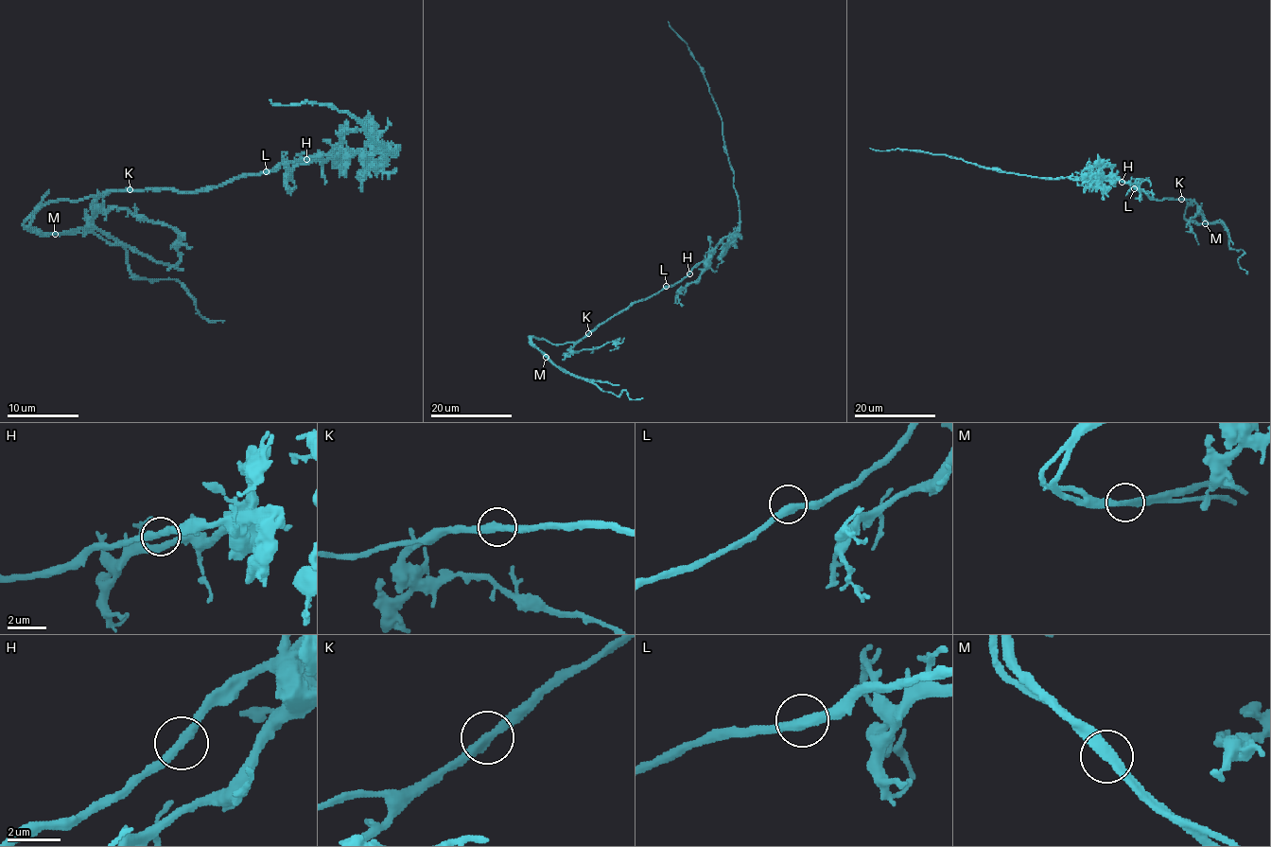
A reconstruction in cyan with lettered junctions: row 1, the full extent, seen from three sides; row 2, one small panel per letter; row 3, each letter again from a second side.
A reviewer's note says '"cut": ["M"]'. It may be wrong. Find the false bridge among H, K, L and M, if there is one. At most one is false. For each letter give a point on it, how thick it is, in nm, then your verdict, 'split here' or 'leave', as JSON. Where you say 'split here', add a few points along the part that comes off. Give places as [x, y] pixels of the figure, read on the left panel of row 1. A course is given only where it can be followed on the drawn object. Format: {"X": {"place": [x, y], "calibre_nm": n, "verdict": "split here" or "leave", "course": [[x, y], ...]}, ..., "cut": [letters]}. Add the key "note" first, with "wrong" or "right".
{"note": "right", "H": {"place": [306, 159], "calibre_nm": 340, "verdict": "leave"}, "K": {"place": [130, 189], "calibre_nm": 360, "verdict": "leave"}, "L": {"place": [266, 171], "calibre_nm": 360, "verdict": "leave"}, "M": {"place": [55, 234], "calibre_nm": 340, "verdict": "split here", "course": [[54, 235], [94, 233], [118, 243], [126, 251], [128, 269], [133, 273], [180, 283], [204, 319], [224, 321]]}, "cut": ["M"]}

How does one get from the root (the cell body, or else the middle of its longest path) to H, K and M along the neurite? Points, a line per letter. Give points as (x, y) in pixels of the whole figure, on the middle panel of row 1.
H: (667, 288), (681, 282), (689, 273)
K: (667, 288), (633, 302), (588, 333)
M: (667, 288), (633, 302), (575, 342), (552, 344), (532, 337), (532, 344), (546, 357)

